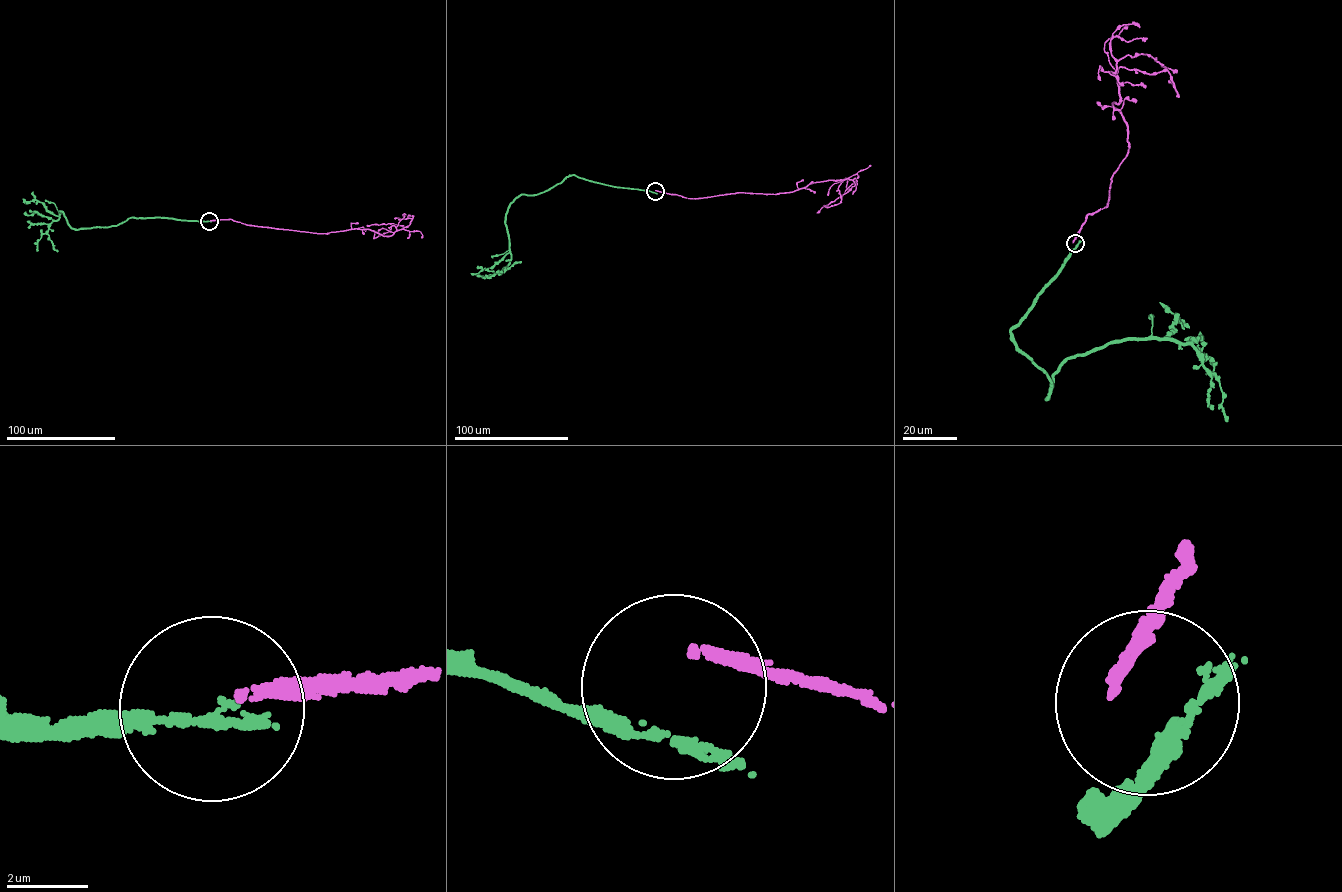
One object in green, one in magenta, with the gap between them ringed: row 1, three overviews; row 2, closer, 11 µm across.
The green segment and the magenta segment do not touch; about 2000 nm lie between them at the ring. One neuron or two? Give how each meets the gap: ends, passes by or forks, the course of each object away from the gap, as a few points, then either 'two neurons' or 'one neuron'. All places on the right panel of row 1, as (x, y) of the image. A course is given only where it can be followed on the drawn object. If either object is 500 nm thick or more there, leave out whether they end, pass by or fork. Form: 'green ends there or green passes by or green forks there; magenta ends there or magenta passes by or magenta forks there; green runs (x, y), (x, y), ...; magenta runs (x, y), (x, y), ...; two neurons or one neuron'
green passes by; magenta ends there; green runs (1077, 243), (1010, 333), (1049, 380), (1046, 399), (1067, 359), (1127, 340), (1178, 340), (1216, 377), (1227, 422); magenta runs (1073, 242), (1088, 214), (1107, 204), (1130, 146), (1113, 105), (1121, 100), (1118, 61), (1142, 54), (1176, 71); two neurons

